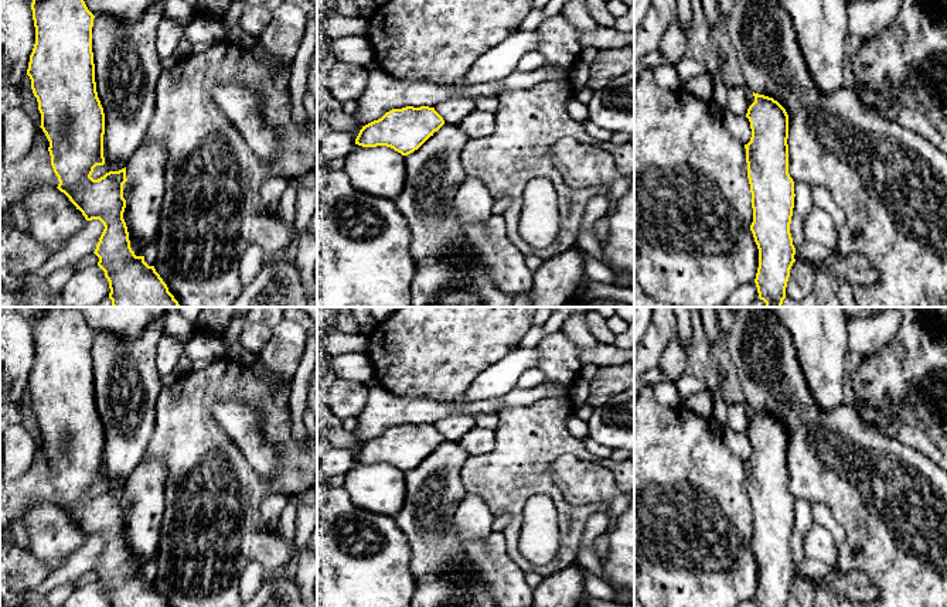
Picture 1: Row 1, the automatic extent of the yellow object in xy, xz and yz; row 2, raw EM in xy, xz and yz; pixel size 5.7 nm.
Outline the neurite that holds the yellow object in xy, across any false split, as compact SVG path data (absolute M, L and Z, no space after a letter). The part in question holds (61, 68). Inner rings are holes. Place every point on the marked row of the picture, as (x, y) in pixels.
M33 0L31 10L35 44L27 75L41 113L40 127L50 141L51 166L59 181L57 188L69 198L86 221L99 219L105 226L93 253L99 258L98 266L109 282L112 306L180 307L154 266L149 266L144 256L136 256L130 248L123 219L126 167L109 171L98 180L91 177L96 166L105 164L105 113L96 92L92 52L95 16L84 0Z

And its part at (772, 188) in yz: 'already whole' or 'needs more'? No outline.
already whole

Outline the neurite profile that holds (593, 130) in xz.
M590 120L585 122L583 127L585 127L586 133L596 140L602 140L602 141L610 141L612 140L612 136L613 136L612 132L609 132L606 129L600 129L595 123L592 123Z

